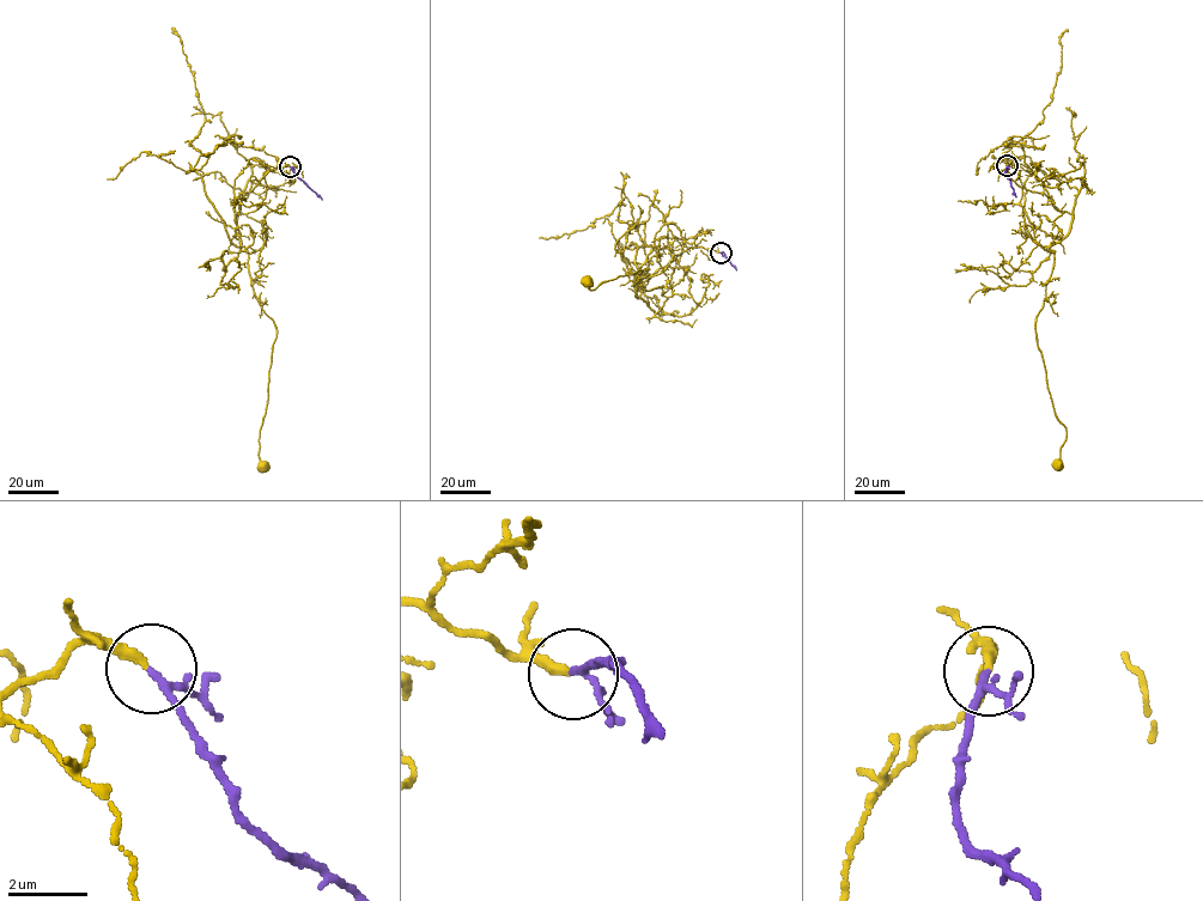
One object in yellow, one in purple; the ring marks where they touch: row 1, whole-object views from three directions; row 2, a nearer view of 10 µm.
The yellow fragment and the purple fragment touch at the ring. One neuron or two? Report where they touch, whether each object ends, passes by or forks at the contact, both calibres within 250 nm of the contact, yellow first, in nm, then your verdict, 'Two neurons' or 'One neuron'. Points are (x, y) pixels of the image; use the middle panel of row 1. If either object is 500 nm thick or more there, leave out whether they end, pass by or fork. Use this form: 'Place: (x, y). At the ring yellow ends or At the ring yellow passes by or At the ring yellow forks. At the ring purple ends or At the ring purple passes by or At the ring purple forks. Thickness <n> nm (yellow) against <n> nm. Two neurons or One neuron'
Place: (721, 253). At the ring yellow ends. At the ring purple passes by. Thickness 240 nm (yellow) against 140 nm. One neuron

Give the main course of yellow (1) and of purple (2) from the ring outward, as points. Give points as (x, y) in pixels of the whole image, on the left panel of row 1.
1: (290, 166), (269, 170), (237, 198), (240, 248), (248, 253), (254, 293), (277, 329), (260, 432), (263, 466)
2: (290, 166), (322, 199)

